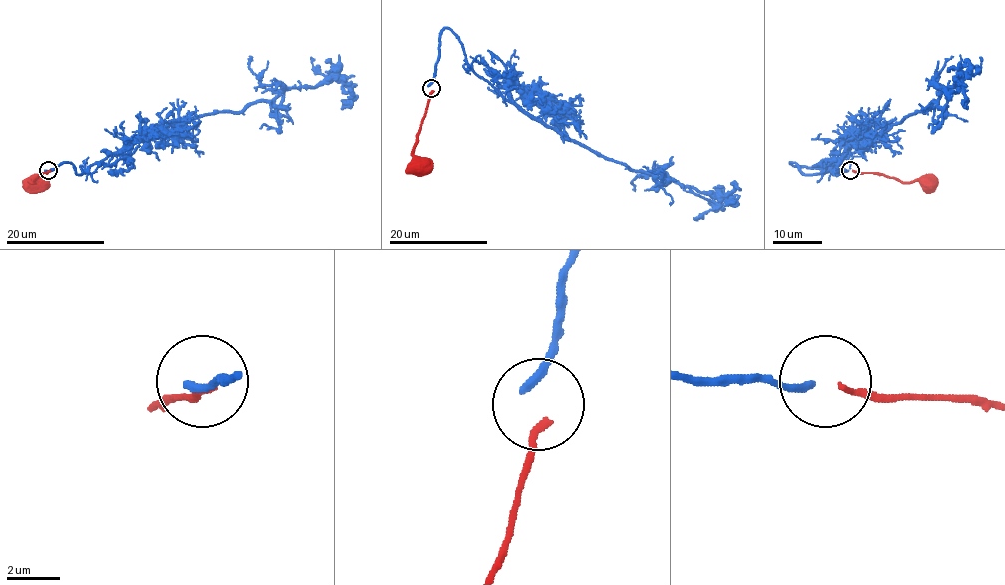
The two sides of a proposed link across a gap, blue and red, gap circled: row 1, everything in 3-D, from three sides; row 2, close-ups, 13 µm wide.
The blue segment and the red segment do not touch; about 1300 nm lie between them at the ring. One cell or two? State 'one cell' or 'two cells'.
two cells

